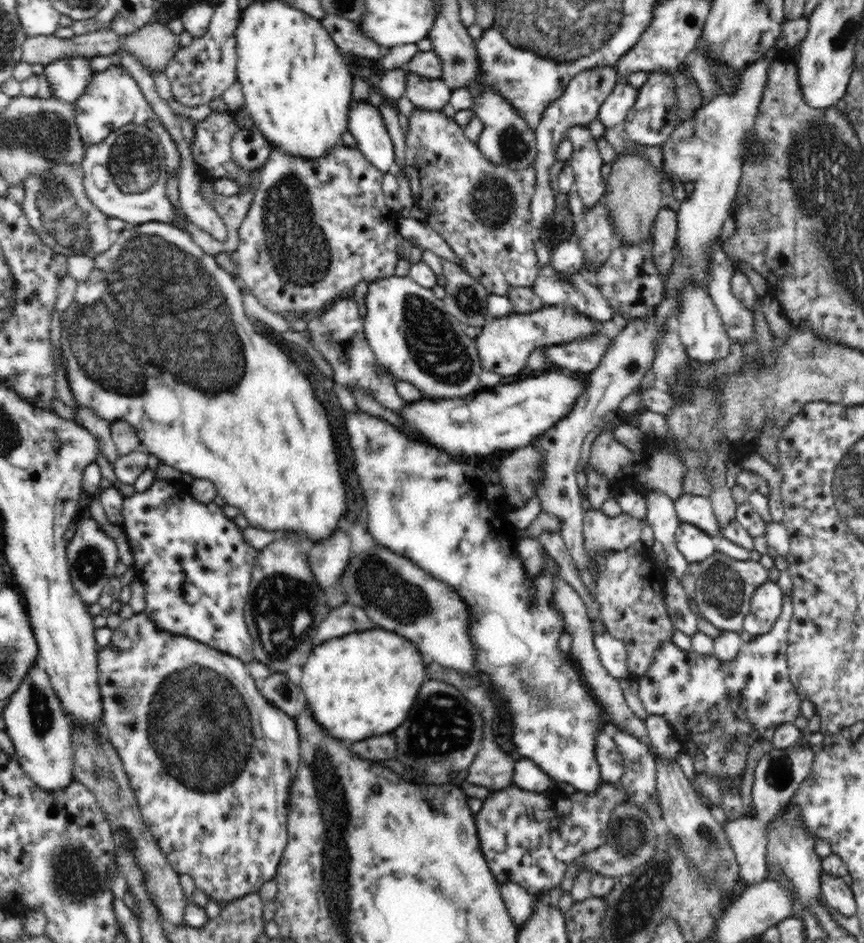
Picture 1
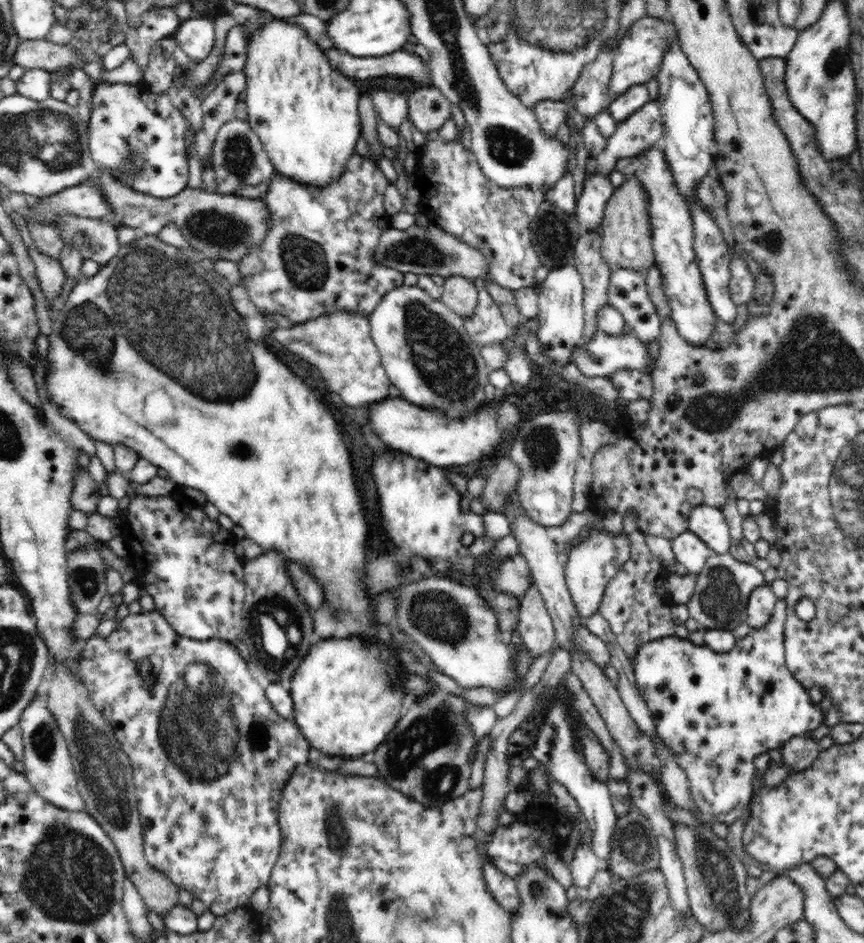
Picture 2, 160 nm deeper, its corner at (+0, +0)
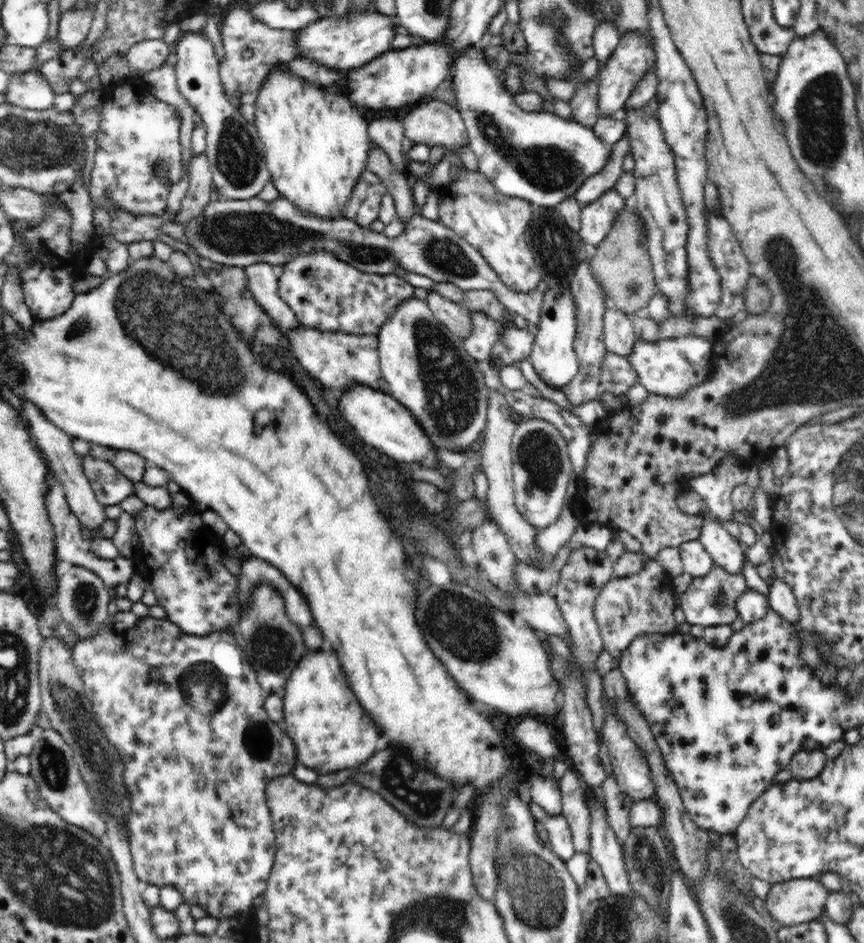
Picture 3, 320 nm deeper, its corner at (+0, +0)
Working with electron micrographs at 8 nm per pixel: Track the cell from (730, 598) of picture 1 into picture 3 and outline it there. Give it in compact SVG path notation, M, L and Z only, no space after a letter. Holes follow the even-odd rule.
M714 565L707 576L693 578L686 591L679 595L678 606L682 608L686 621L691 625L700 624L703 627L730 625L739 616L735 607L737 596L748 589L743 573L732 575L722 567Z

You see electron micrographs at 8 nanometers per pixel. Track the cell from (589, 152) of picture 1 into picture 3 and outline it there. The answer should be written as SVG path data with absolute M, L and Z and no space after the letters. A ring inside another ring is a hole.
M615 189L604 191L598 200L582 207L579 236L586 244L596 248L607 238L613 228L612 224L616 222L618 214L626 204L627 200Z

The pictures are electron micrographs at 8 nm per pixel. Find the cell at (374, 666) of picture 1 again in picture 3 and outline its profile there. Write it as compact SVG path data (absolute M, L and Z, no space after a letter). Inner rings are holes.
M330 650L304 655L281 694L284 702L282 726L295 744L297 760L319 775L357 767L388 746L388 740L380 736L374 720L360 708L356 695L348 688L336 656Z

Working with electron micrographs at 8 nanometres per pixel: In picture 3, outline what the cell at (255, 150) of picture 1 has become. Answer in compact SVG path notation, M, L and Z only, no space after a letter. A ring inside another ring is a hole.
M196 33L181 34L180 38L173 45L176 52L177 62L175 78L180 94L188 104L194 108L198 118L204 122L206 130L206 148L209 169L213 176L213 183L217 186L220 197L230 200L248 200L257 197L262 188L271 181L271 174L268 172L265 161L265 146L256 131L256 125L248 122L246 118L229 102L219 73L219 58L216 56L213 44L204 36Z

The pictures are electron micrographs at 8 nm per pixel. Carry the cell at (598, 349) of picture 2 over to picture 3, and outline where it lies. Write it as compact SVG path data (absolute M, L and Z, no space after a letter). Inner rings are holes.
M699 336L666 338L658 342L636 340L628 362L635 368L642 386L649 394L678 398L692 386L704 382L712 372L713 348L713 342Z

